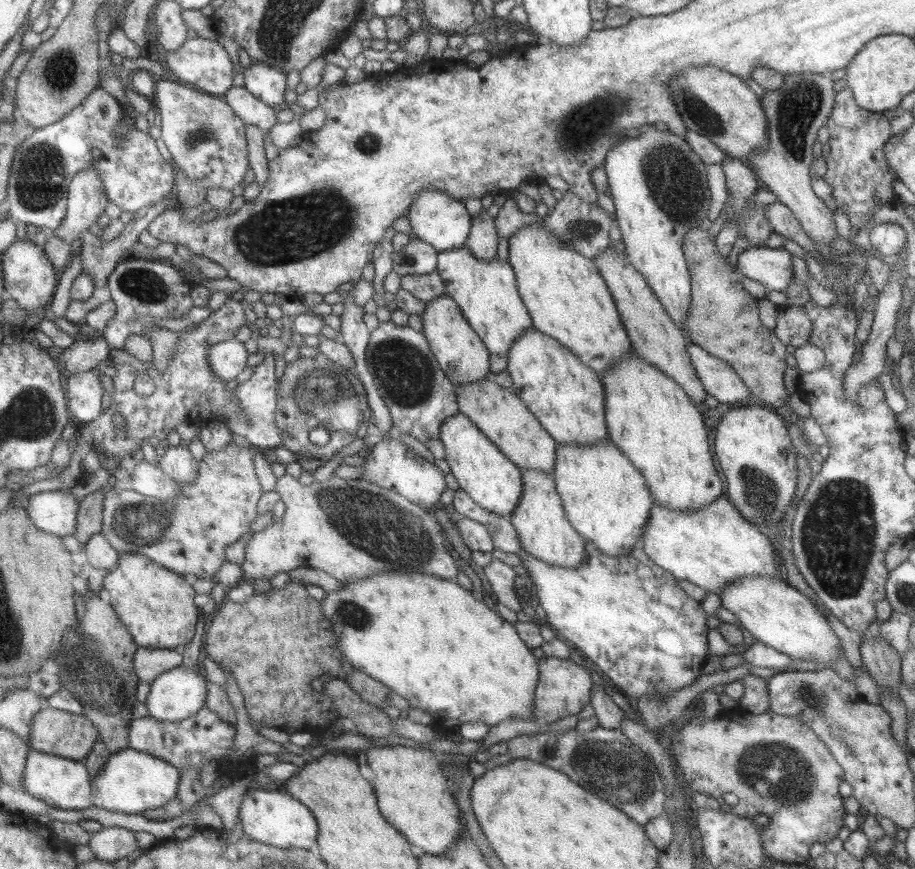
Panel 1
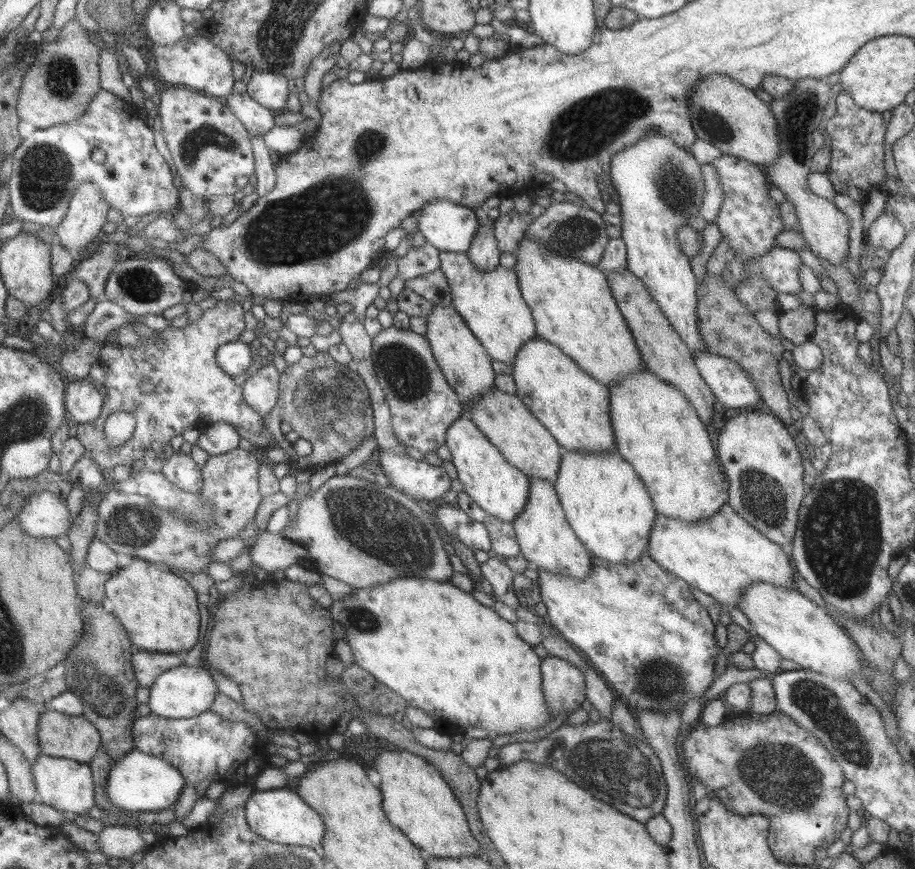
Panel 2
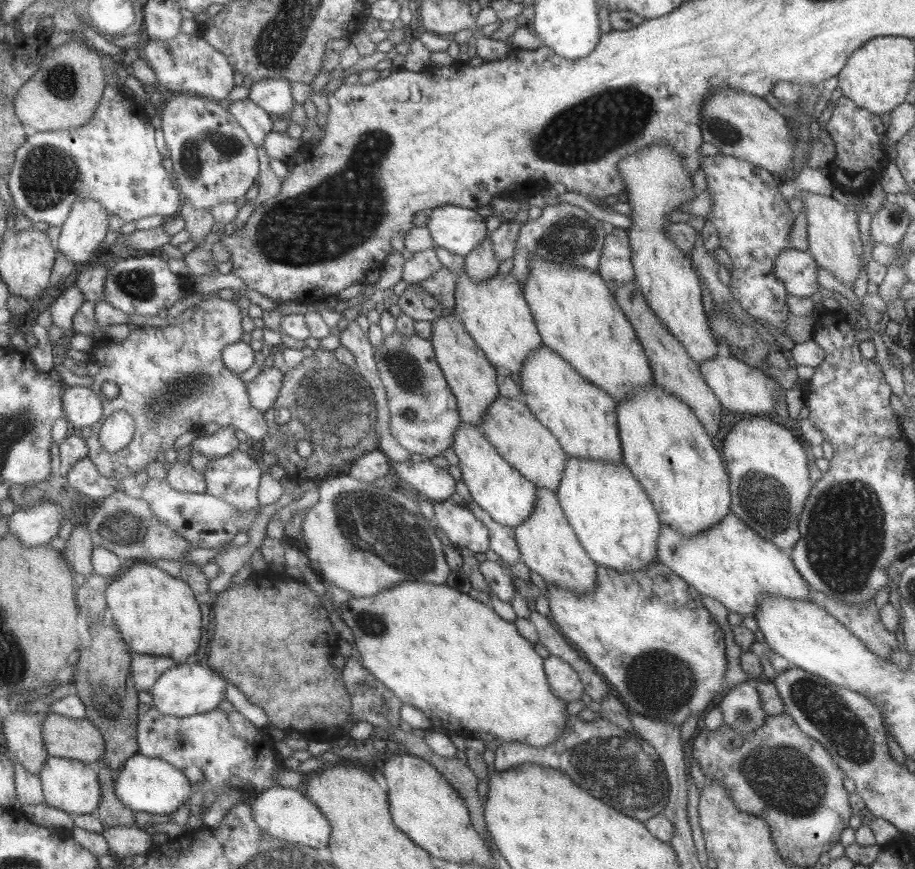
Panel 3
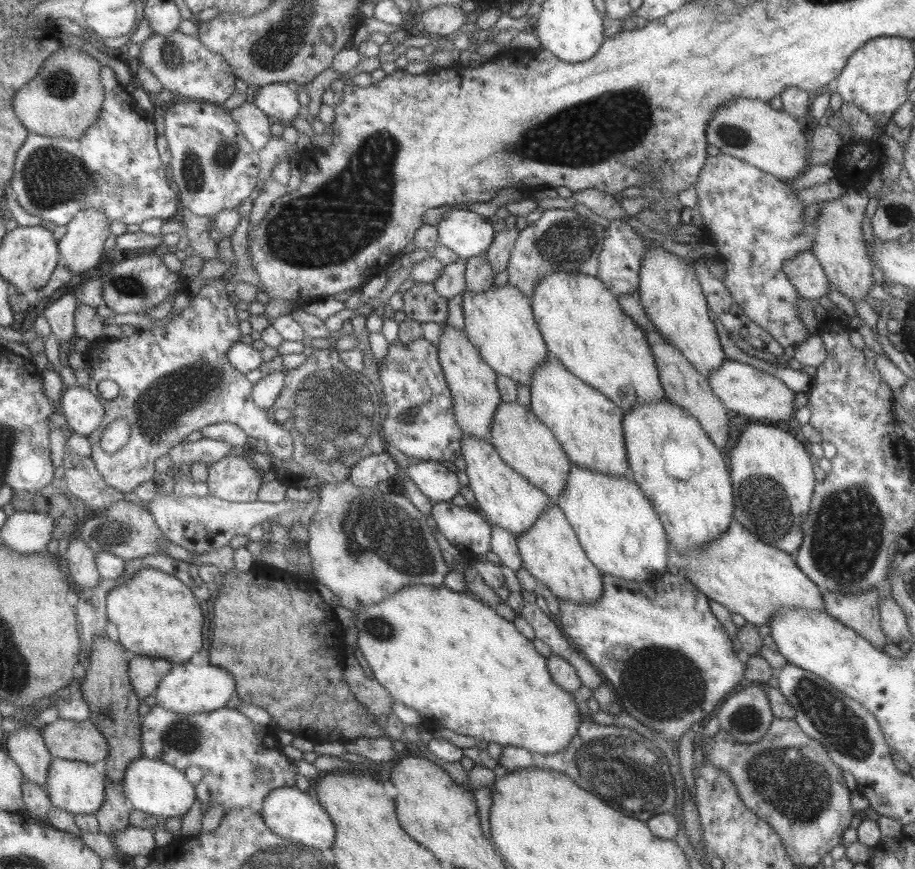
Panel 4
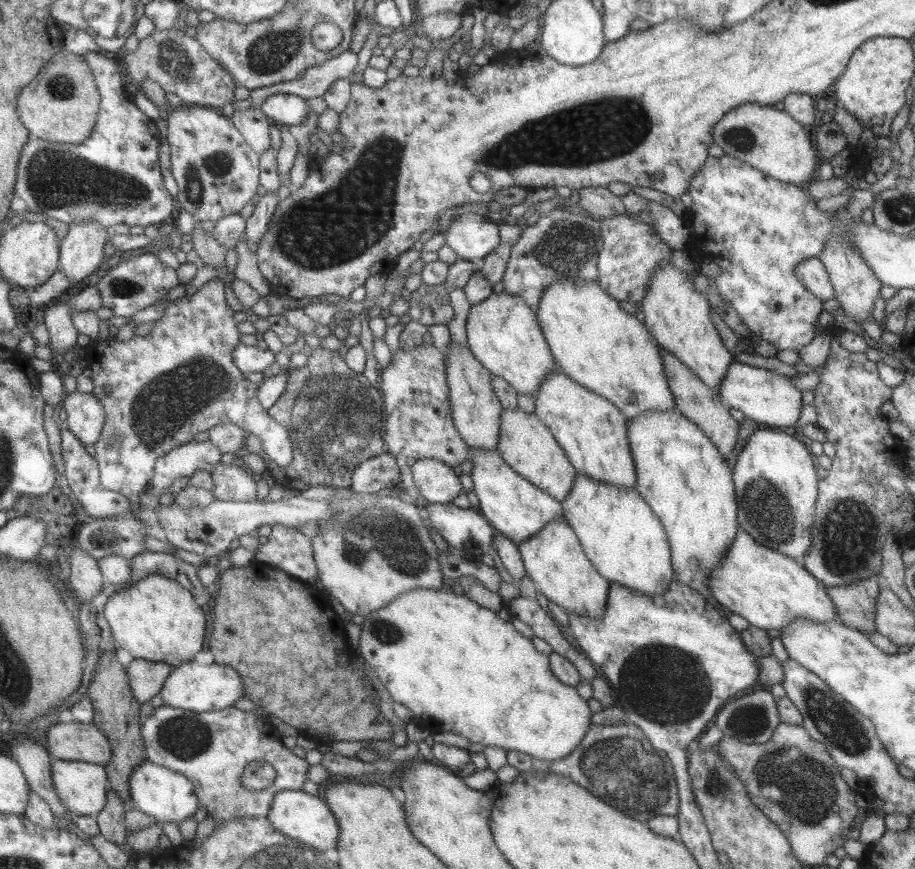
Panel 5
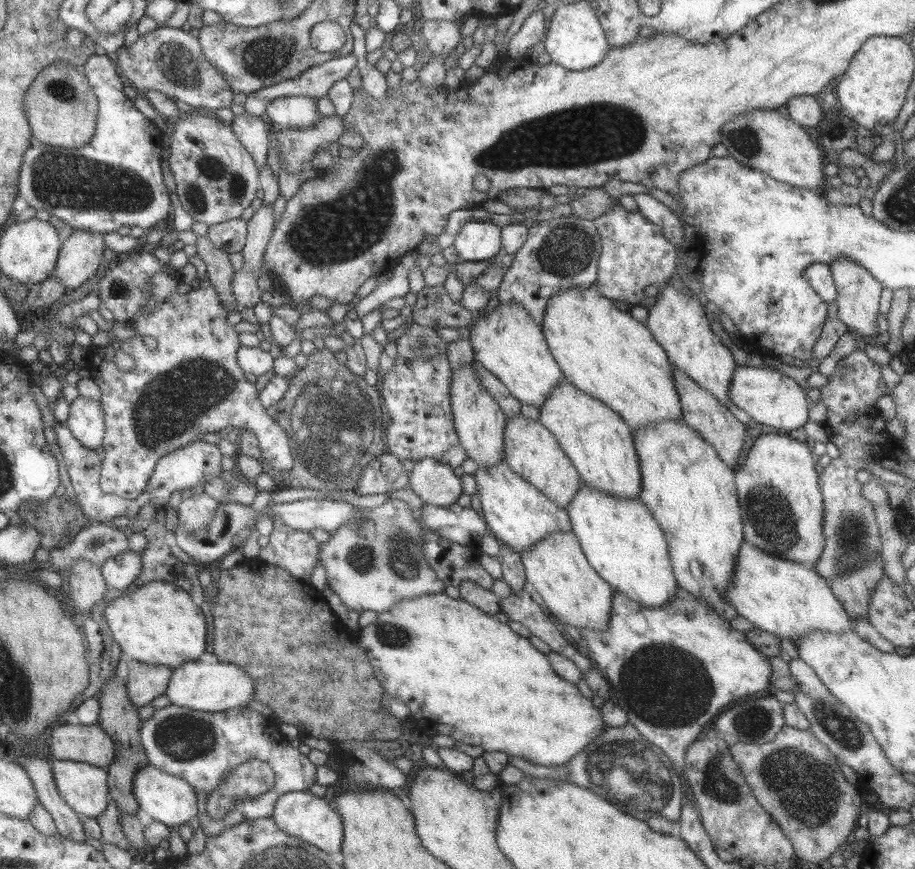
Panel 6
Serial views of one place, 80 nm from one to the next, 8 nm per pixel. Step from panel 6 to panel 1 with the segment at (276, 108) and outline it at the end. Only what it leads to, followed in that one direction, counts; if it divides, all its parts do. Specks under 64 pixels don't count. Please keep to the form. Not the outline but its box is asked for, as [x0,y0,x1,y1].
[243,60,287,106]

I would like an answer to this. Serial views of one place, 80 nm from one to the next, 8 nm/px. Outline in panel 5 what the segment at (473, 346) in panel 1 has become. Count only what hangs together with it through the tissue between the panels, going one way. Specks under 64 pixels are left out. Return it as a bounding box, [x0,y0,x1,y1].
[444,345,501,450]

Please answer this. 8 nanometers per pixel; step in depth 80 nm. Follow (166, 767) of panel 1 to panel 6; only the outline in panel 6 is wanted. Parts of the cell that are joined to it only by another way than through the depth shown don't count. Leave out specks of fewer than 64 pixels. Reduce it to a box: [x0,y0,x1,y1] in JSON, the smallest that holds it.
[134,764,199,827]

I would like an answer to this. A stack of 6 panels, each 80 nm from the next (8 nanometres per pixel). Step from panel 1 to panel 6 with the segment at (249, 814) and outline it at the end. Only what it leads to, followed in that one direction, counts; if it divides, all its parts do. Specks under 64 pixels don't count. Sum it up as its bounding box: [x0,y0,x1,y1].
[272,790,342,853]

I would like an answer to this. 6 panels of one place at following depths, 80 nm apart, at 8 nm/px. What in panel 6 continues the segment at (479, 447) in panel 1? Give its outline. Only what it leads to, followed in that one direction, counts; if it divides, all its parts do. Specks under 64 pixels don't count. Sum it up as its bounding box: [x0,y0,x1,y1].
[472,460,572,552]

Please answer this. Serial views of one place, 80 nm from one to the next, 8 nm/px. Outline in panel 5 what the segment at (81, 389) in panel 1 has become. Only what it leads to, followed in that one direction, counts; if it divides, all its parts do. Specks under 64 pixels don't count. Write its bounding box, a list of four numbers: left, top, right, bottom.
[62,390,107,444]

